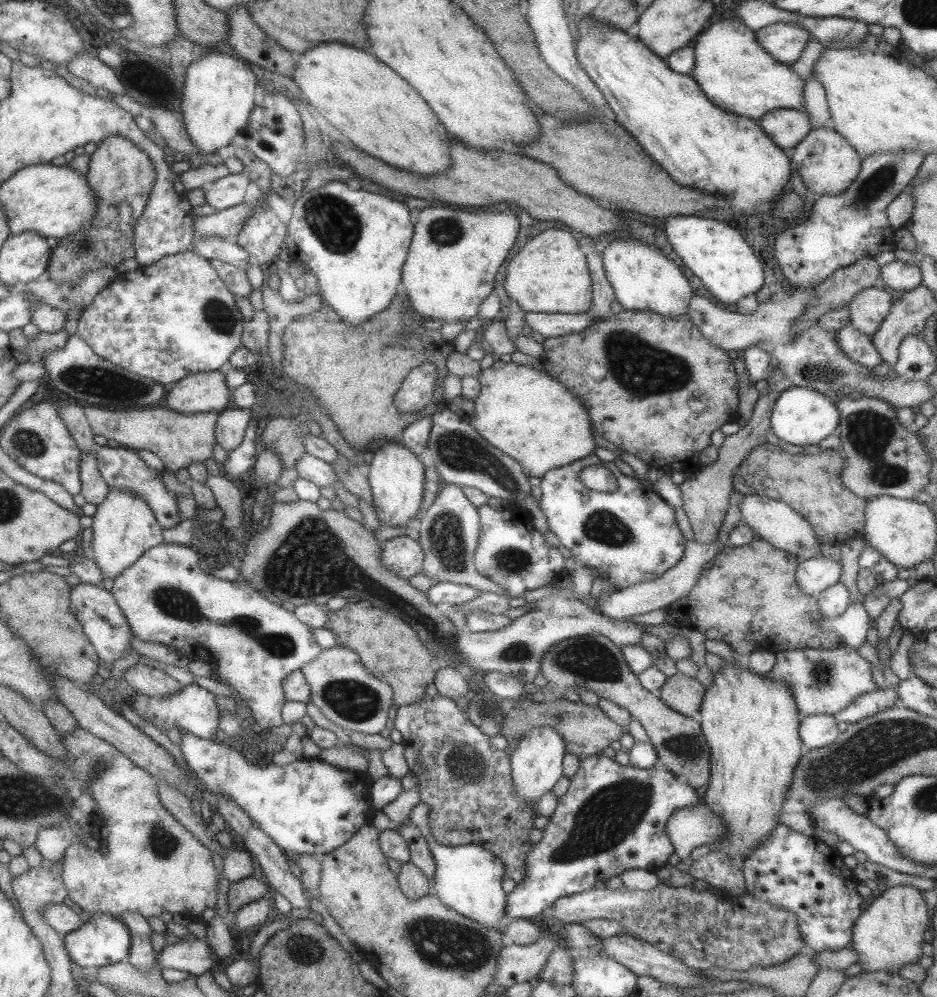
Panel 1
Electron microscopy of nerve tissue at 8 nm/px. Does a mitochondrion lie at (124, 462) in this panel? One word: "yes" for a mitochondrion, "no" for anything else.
no

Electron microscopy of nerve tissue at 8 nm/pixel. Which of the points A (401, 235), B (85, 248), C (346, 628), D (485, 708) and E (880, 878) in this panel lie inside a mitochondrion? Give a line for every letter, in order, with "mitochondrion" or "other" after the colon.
A: other
B: mitochondrion
C: other
D: mitochondrion
E: other

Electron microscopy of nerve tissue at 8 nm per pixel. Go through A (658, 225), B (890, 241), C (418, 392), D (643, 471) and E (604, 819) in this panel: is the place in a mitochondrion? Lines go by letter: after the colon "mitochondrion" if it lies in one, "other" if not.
A: other
B: other
C: other
D: other
E: mitochondrion

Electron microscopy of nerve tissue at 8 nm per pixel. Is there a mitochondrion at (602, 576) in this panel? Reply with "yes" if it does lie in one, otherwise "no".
no

